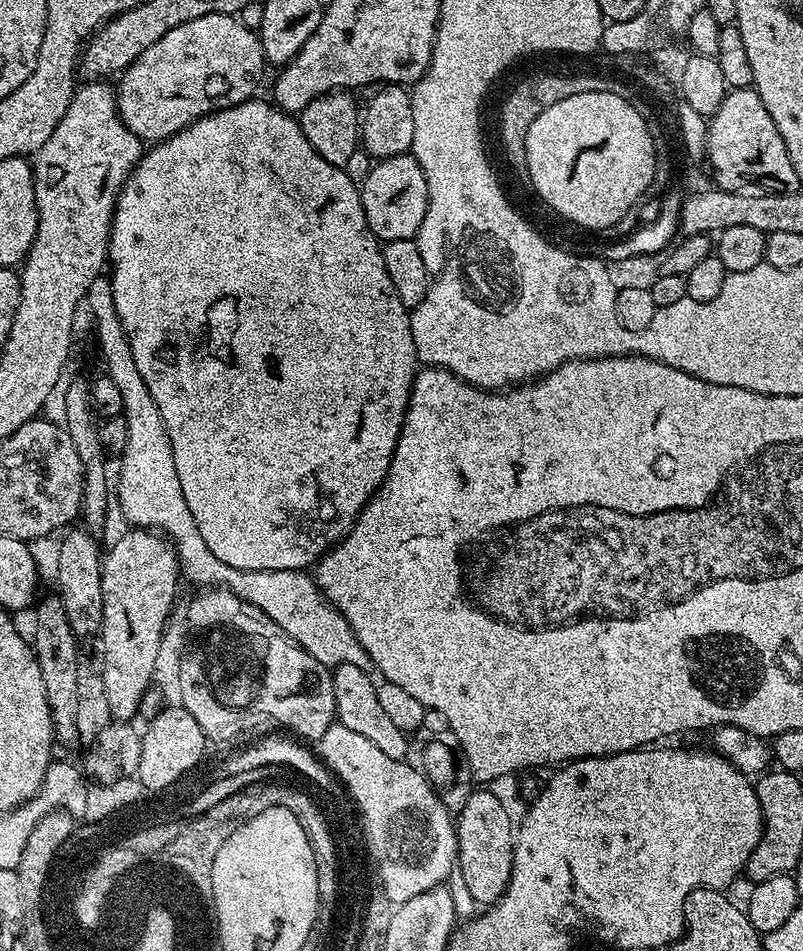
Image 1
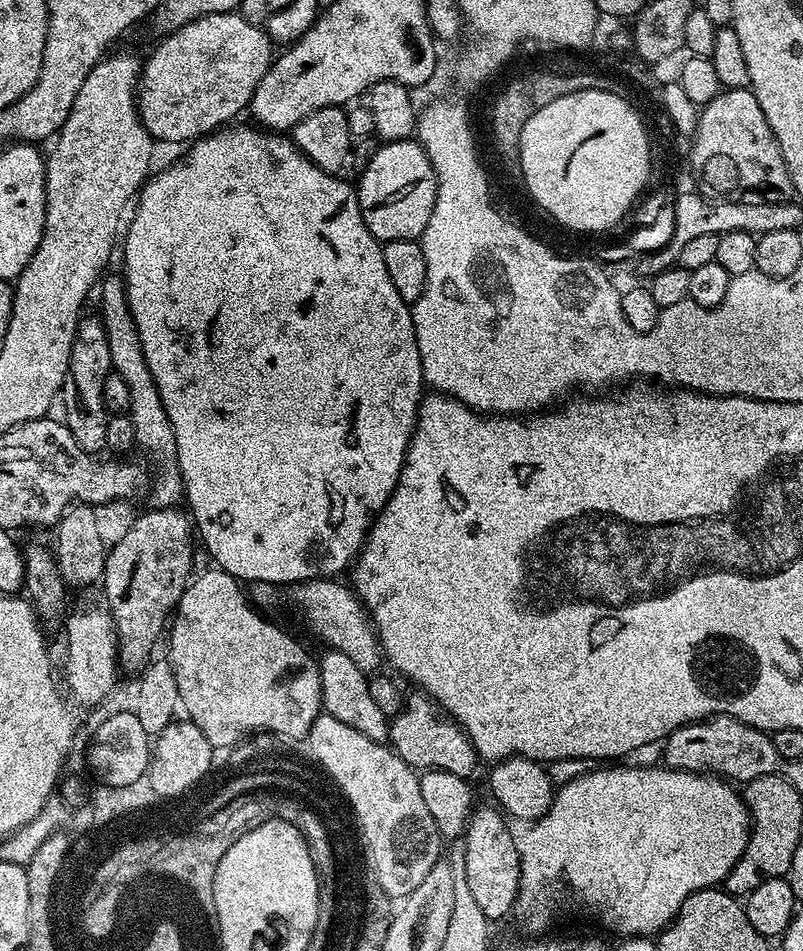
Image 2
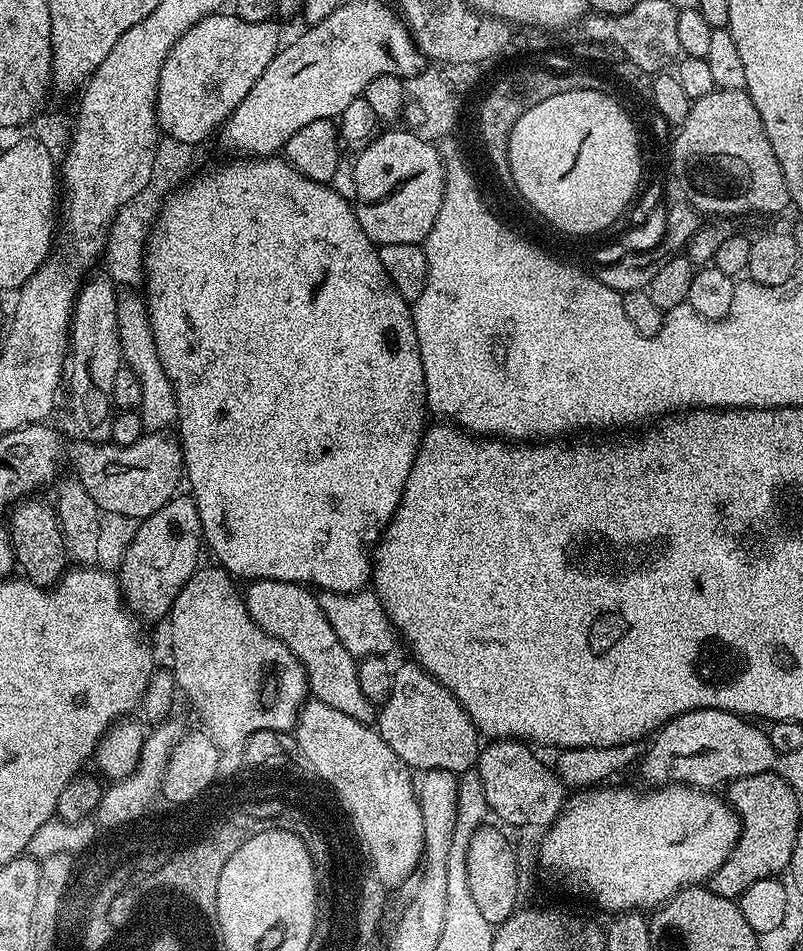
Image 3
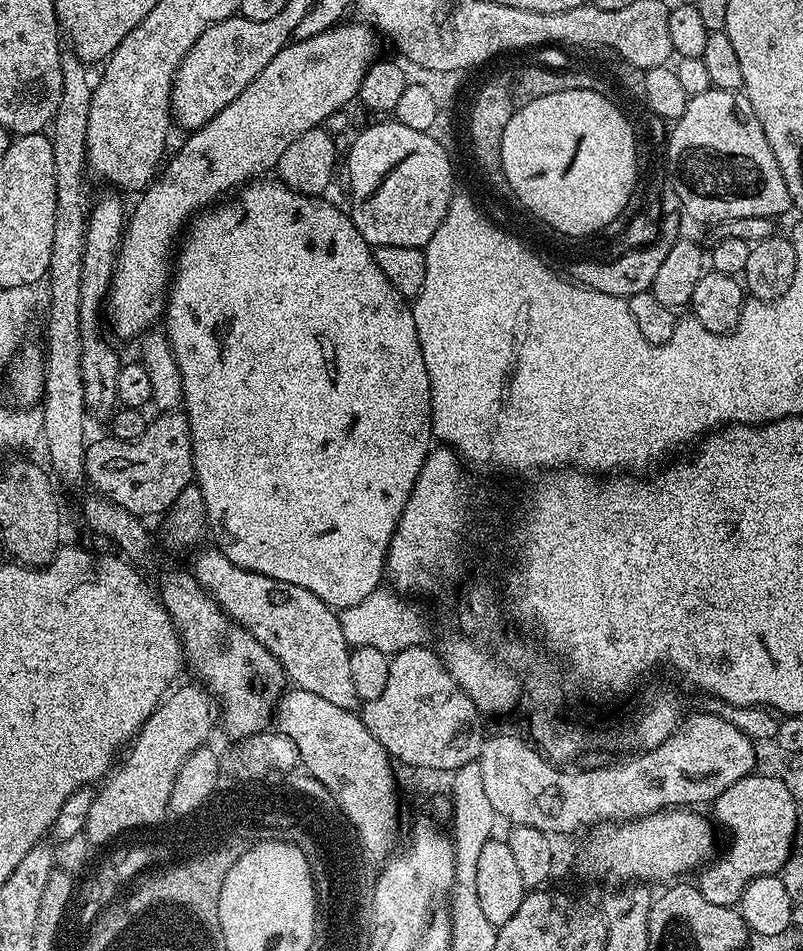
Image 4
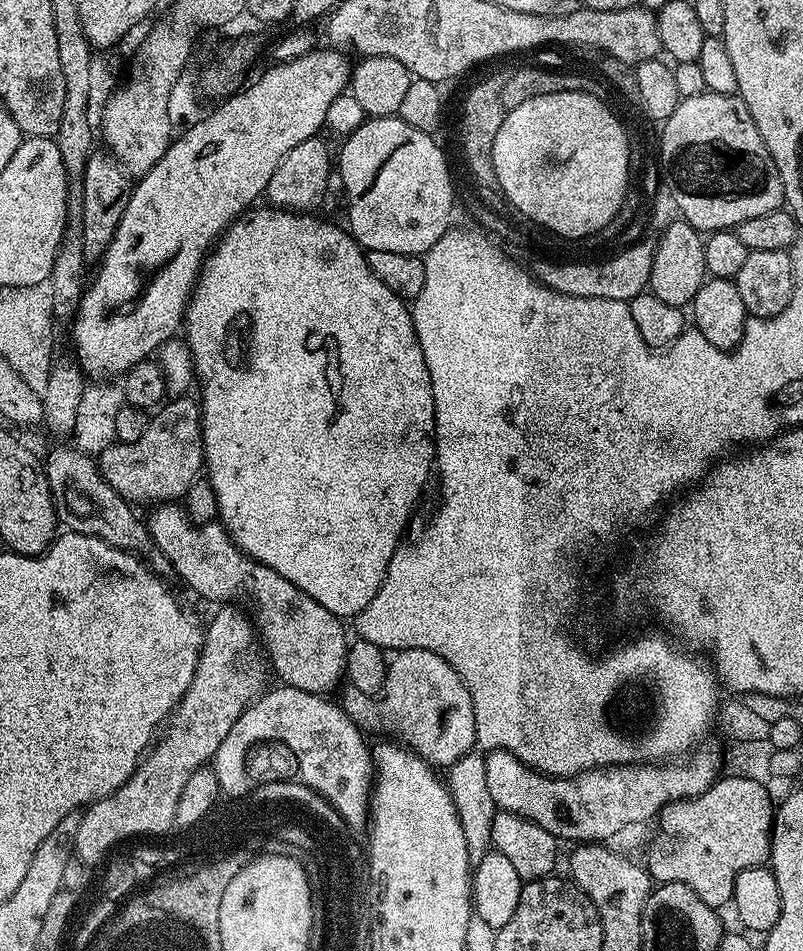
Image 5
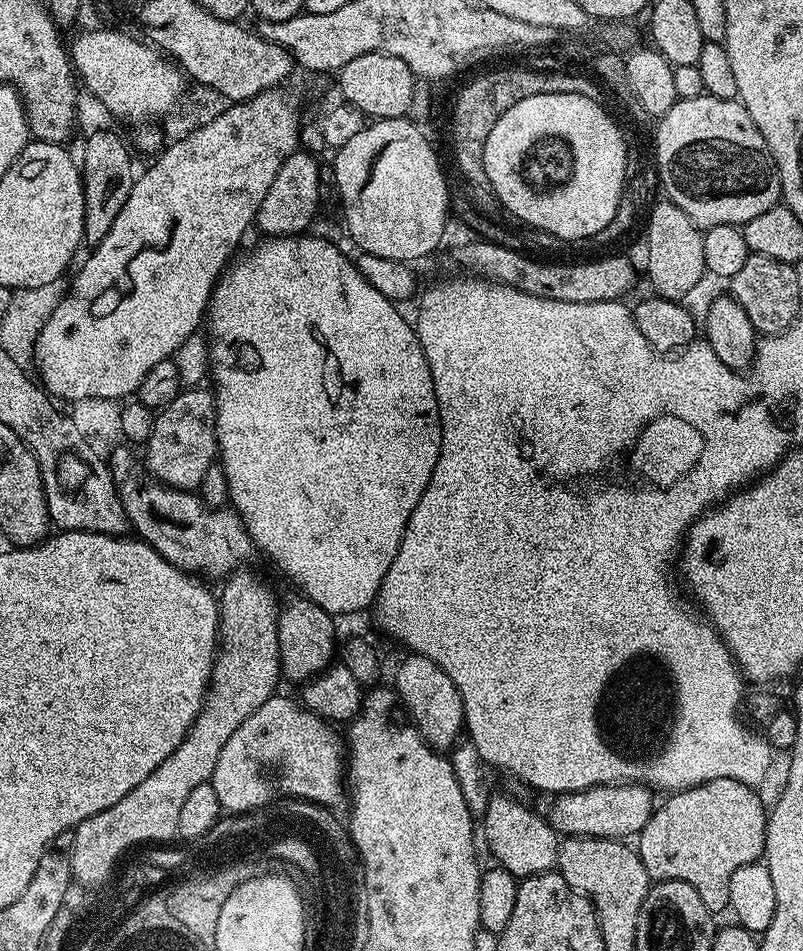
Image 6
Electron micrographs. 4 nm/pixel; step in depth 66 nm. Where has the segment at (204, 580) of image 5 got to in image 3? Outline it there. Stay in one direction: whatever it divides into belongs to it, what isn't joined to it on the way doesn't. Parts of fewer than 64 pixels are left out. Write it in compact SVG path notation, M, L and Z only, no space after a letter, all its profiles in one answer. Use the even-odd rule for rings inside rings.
M254 580L247 587L248 592L246 588L243 598L250 618L266 634L270 634L275 640L281 640L295 654L298 662L302 662L308 675L311 695L315 699L326 702L326 706L334 706L334 710L342 710L342 714L350 714L350 718L358 722L372 724L377 719L378 708L377 705L368 701L366 694L362 694L362 686L358 686L357 657L352 656L350 650L342 646L342 642L338 642L338 634L334 634L334 626L330 626L317 593L303 584L291 584L281 580Z

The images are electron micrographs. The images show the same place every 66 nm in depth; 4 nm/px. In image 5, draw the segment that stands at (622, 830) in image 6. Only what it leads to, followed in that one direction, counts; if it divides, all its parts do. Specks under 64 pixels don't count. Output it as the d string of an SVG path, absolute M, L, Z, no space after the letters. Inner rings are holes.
M697 749L688 761L663 765L660 772L653 764L625 764L610 768L592 769L578 776L548 776L535 768L526 766L509 751L492 751L485 755L487 787L497 809L520 815L538 826L542 826L557 840L576 840L572 842L604 842L611 840L618 832L638 826L659 815L661 809L674 801L697 797L719 779L720 756L714 750Z

